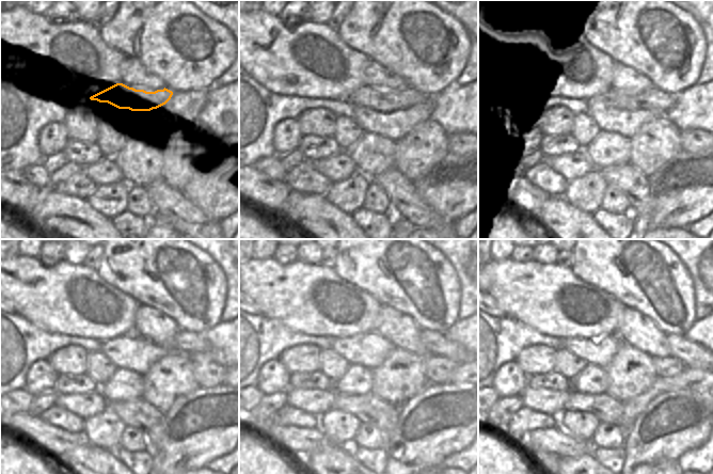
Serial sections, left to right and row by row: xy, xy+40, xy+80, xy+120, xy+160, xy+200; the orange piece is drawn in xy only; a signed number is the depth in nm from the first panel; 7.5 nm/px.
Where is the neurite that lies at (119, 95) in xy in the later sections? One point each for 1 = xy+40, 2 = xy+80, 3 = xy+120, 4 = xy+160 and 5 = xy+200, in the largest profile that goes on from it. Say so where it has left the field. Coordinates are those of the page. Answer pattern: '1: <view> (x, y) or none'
1: xy+40 (384, 100)
2: xy+80 (653, 99)
3: xy+120 (186, 342)
4: xy+160 (436, 343)
5: xy+200 (693, 354)

